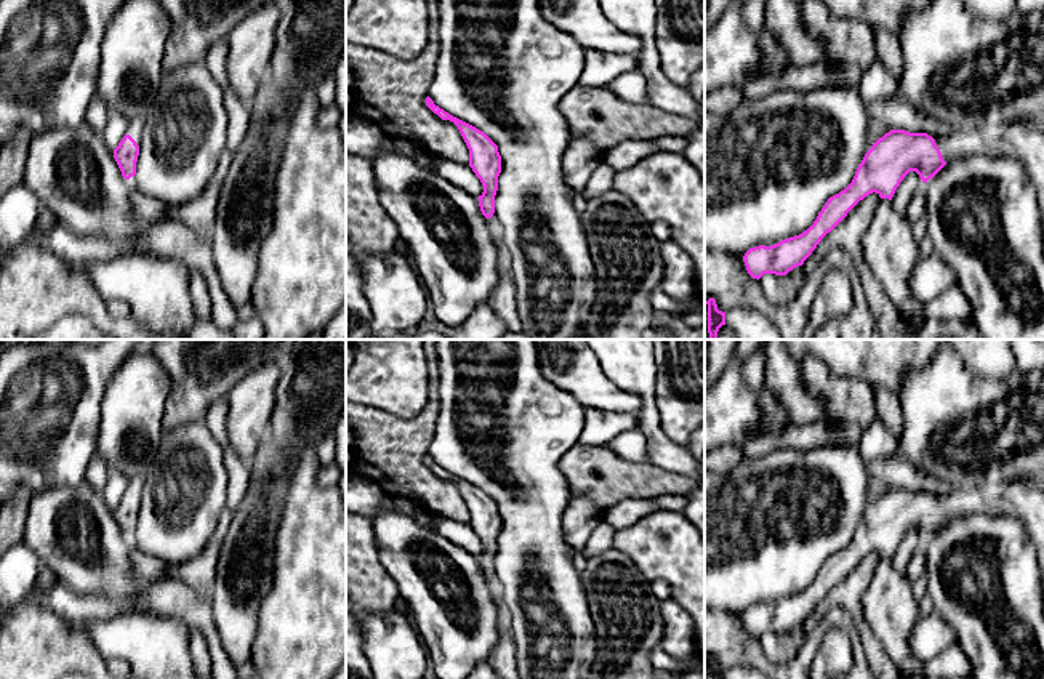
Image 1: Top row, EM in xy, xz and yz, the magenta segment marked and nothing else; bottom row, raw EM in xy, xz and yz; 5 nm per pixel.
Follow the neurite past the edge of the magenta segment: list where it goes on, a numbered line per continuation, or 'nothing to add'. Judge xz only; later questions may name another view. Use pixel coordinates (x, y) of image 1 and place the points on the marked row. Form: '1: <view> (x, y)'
1: xz (503, 300)

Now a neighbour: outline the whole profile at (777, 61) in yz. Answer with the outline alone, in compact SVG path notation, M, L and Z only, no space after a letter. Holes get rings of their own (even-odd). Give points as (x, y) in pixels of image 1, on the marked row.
M767 30L759 34L759 53L764 58L764 77L780 77L793 66L788 51L778 38Z

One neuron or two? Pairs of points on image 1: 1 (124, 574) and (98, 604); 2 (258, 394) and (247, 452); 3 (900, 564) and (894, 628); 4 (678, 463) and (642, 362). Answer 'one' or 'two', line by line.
1: two
2: one
3: two
4: one

